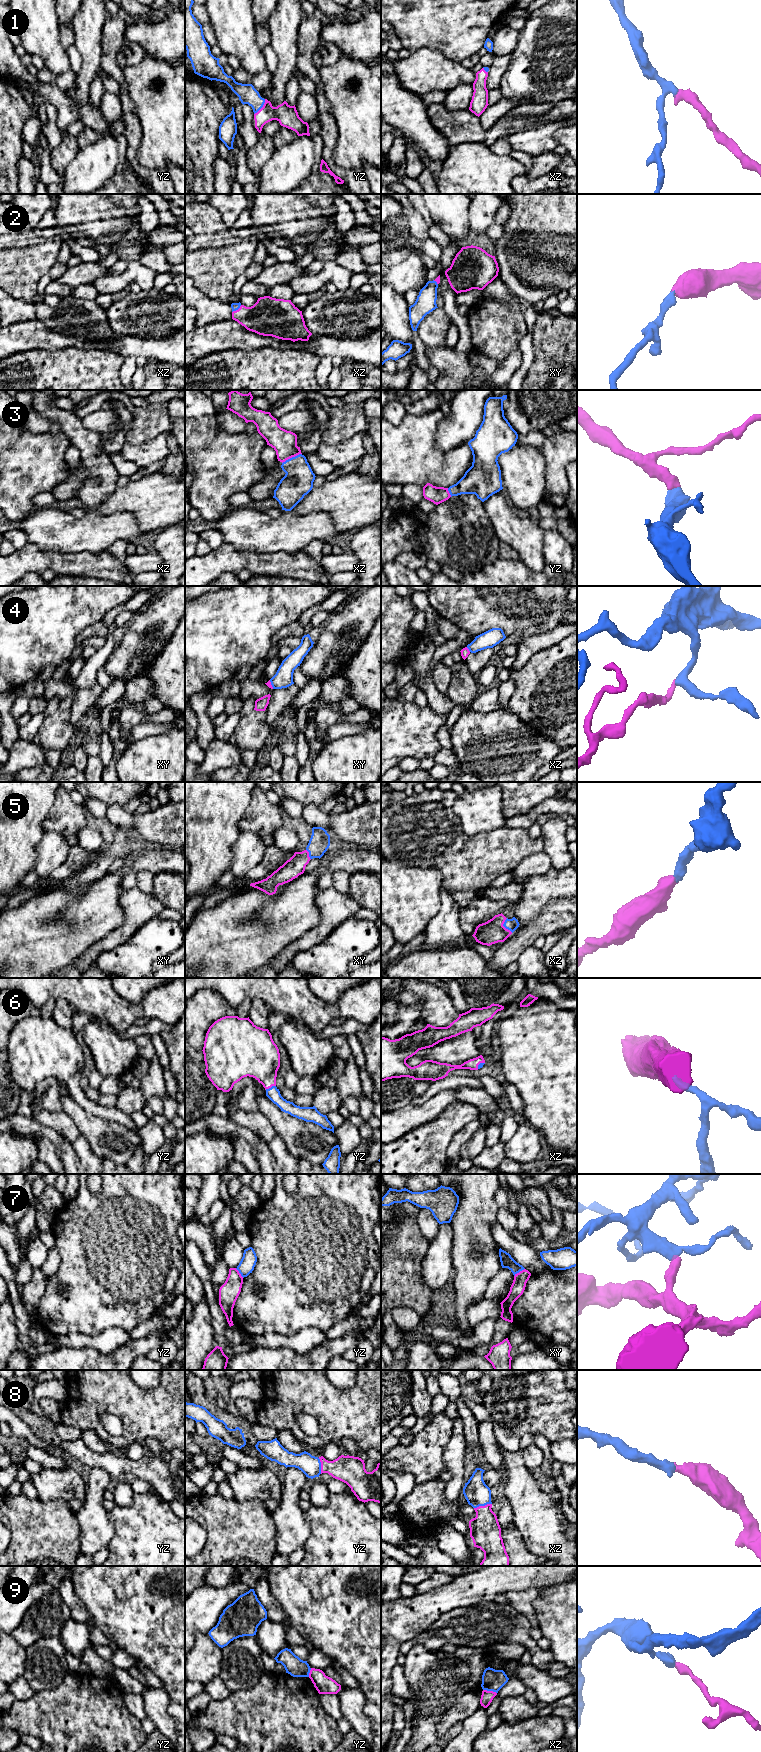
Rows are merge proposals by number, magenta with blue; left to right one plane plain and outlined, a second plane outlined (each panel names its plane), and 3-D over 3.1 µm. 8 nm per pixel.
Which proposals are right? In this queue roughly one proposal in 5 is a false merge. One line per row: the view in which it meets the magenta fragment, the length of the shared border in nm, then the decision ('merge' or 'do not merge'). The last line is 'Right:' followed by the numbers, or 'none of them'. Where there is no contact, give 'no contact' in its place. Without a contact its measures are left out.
1: yz | 160 nm | merge
2: xz | 100 nm | merge
3: xz | 180 nm | merge
4: xz | 50 nm | do not merge
5: xz | 130 nm | merge
6: yz | 90 nm | merge
7: xy | 110 nm | do not merge
8: xz | 150 nm | merge
9: xz | 120 nm | do not merge
Right: 1, 2, 3, 5, 6, 8

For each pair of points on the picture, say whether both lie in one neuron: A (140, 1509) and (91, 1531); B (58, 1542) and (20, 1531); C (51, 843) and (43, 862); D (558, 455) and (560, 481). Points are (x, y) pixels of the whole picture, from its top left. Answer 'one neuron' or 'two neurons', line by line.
A: two neurons
B: one neuron
C: one neuron
D: one neuron

